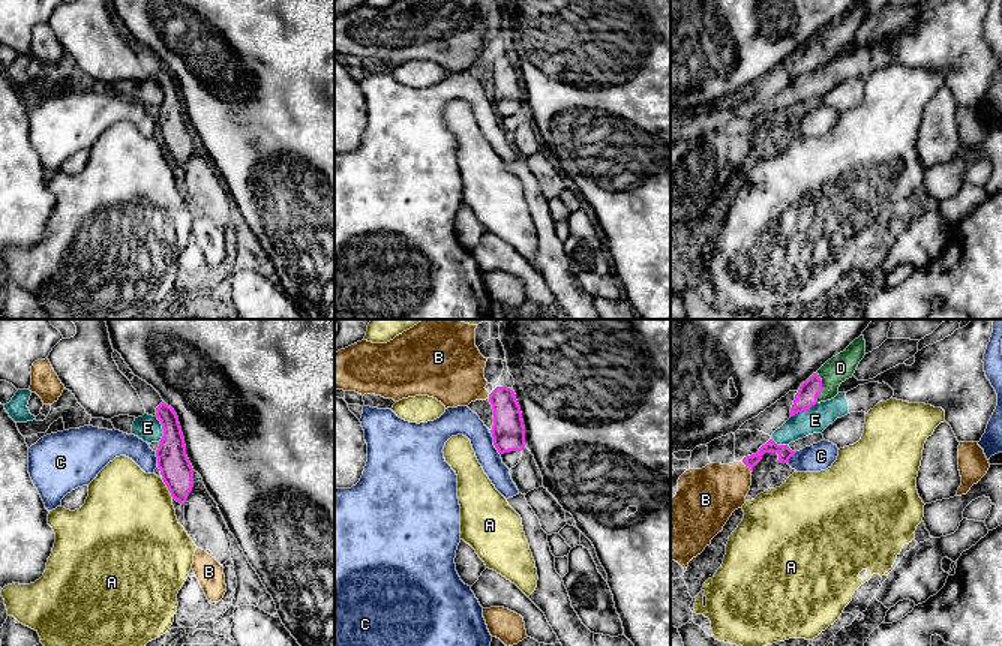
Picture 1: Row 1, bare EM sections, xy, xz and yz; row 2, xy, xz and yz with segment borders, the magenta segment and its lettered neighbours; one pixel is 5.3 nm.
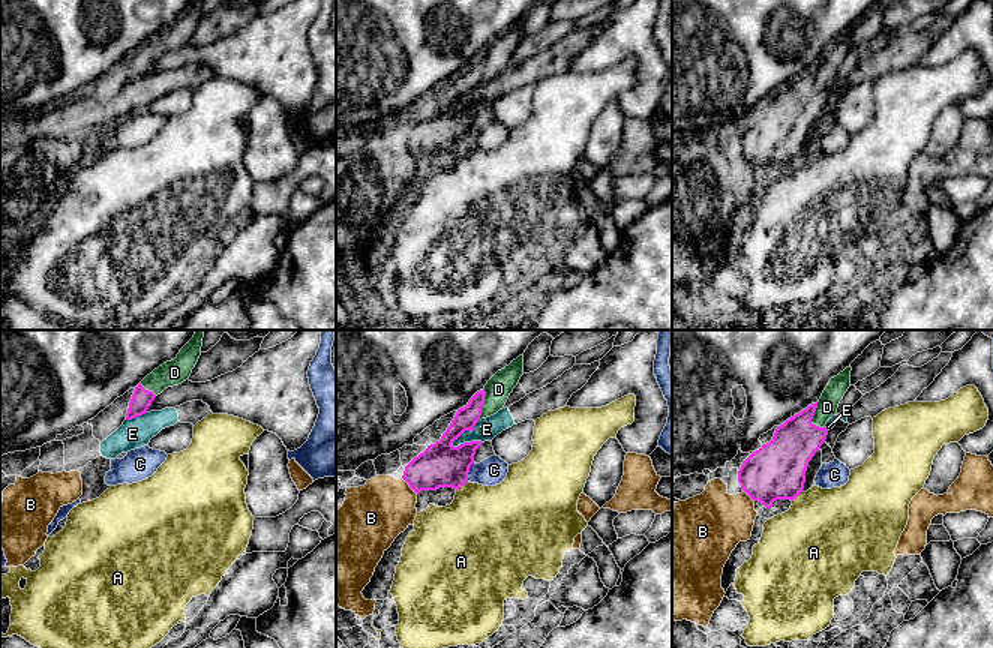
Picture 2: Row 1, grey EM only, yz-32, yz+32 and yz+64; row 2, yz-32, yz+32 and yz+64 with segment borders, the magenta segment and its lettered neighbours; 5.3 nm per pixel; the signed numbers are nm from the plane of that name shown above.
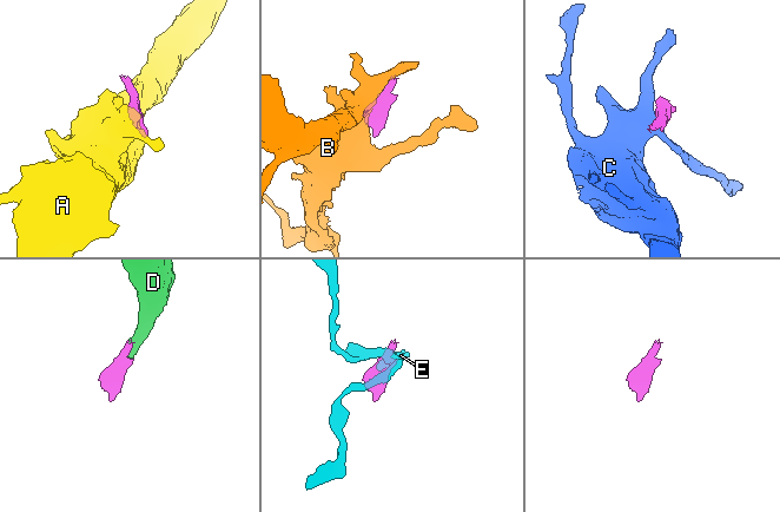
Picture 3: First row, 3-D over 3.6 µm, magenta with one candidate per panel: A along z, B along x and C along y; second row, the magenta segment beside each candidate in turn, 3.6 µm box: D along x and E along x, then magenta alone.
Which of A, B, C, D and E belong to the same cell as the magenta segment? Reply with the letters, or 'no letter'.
D

